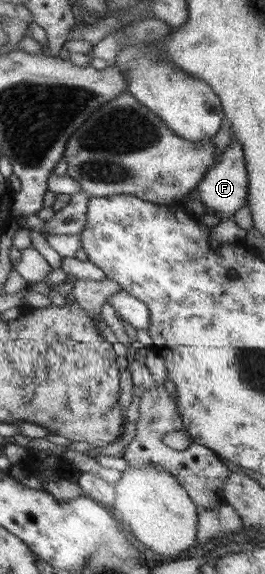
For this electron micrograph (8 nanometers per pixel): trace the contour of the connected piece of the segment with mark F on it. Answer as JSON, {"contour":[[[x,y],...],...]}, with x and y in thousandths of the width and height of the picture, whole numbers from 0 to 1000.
{"contour":[[[872,240],[872,247],[838,265],[819,284],[766,305],[758,317],[740,326],[743,348],[755,350],[785,369],[804,369],[826,382],[879,378],[891,366],[928,355],[936,310],[913,270],[913,258]]]}

